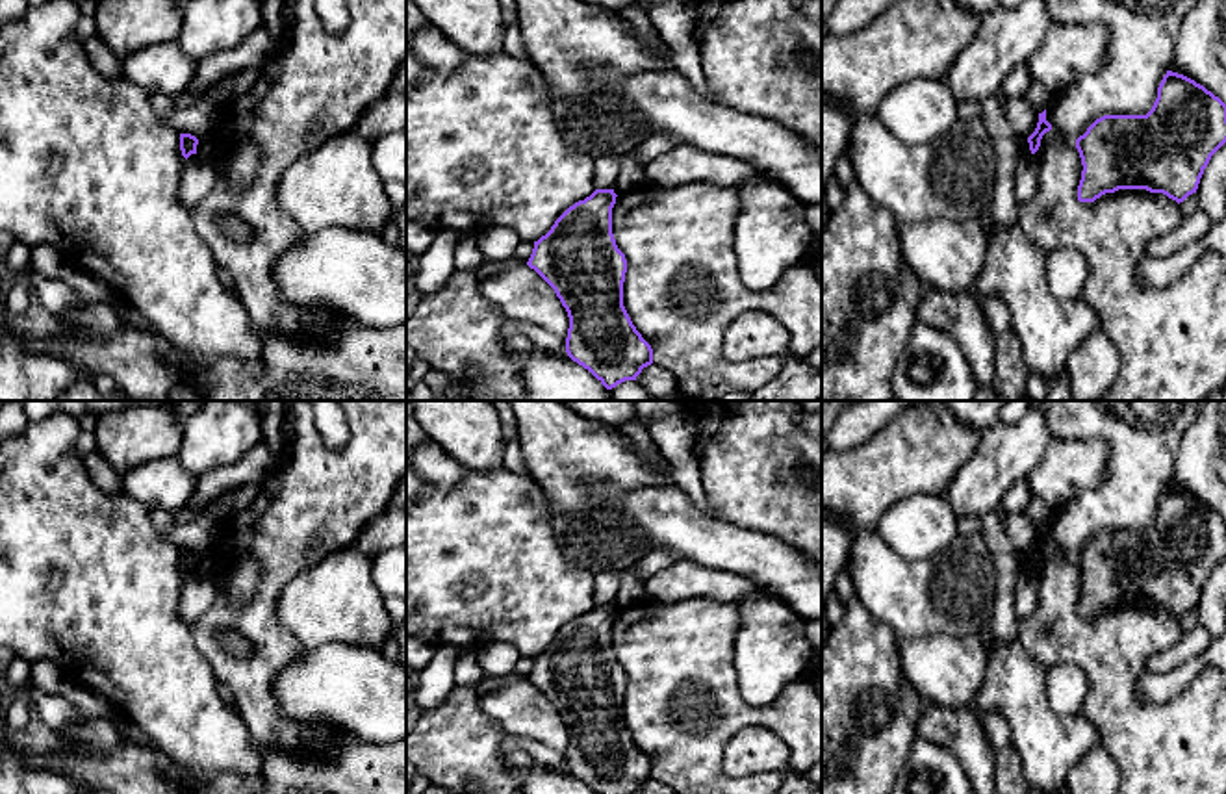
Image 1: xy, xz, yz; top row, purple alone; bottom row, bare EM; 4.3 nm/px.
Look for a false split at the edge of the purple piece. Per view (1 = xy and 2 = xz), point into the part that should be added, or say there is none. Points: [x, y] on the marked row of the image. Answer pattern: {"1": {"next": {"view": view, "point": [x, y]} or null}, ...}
{"1": {"next": null}, "2": {"next": null}}

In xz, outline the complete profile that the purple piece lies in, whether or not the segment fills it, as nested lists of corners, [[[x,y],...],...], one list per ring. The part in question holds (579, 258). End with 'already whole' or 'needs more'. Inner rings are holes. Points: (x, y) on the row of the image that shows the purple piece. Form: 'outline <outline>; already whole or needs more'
outline [[[595,189],[569,206],[551,230],[534,241],[527,262],[555,289],[568,312],[568,356],[588,369],[607,390],[636,380],[642,369],[653,364],[651,345],[636,330],[623,306],[627,260],[612,234],[616,197],[614,189]]]; already whole

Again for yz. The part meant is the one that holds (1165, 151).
outline [[[1167,70],[1146,115],[1104,115],[1076,139],[1081,158],[1079,202],[1118,189],[1163,193],[1178,204],[1196,193],[1211,156],[1226,143],[1226,104],[1194,80]]]; already whole

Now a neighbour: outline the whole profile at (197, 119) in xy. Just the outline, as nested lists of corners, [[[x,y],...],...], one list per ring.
[[[198,100],[184,109],[176,109],[167,115],[160,115],[160,119],[176,130],[178,134],[185,132],[195,135],[197,139],[211,134],[213,126],[217,124],[219,117],[223,113],[223,106],[210,102],[210,100]]]

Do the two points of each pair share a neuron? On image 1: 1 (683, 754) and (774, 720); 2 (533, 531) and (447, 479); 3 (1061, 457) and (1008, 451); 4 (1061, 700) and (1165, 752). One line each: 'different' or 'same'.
1: same
2: different
3: different
4: different

